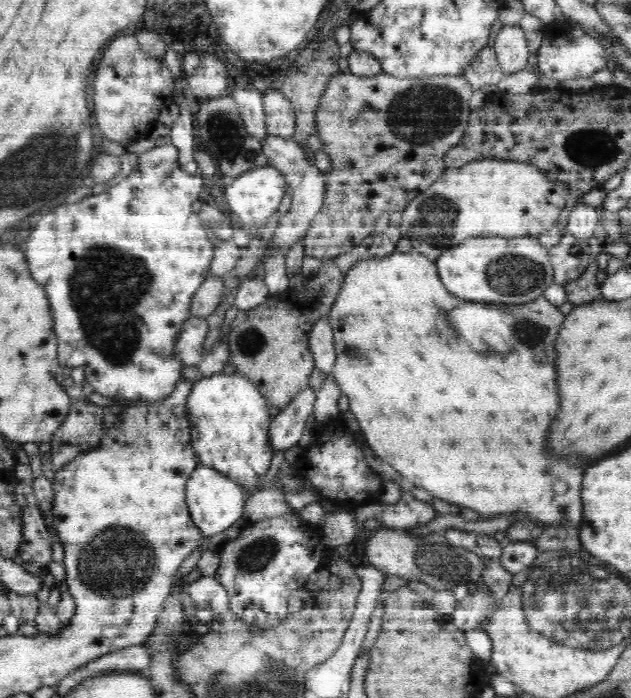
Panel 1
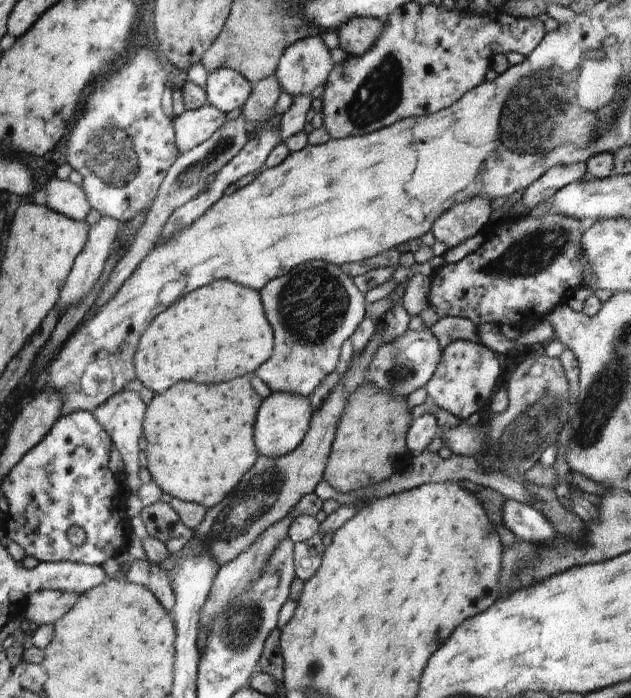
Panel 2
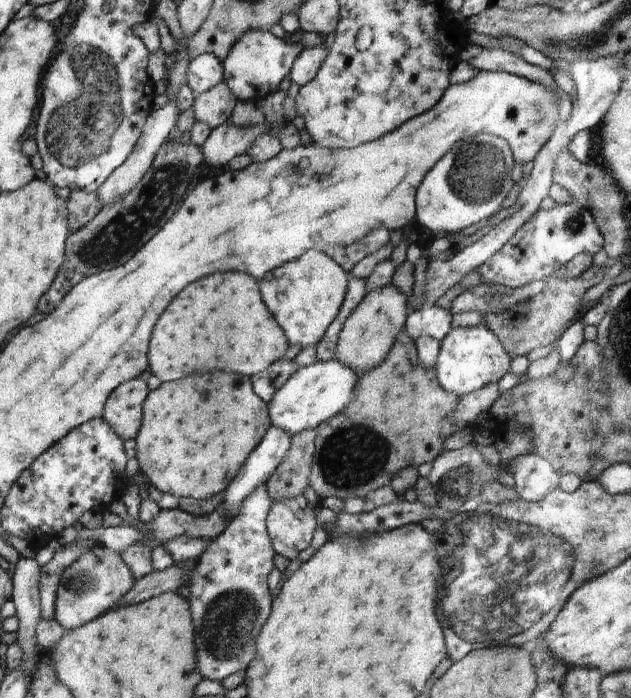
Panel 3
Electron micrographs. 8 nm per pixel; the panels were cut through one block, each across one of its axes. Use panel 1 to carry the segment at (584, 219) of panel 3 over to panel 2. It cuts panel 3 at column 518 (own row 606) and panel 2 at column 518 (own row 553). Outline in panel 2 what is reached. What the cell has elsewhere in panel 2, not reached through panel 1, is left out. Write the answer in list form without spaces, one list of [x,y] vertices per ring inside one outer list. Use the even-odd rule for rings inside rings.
[[[549,212],[541,217],[526,215],[514,224],[495,226],[488,233],[476,252],[465,256],[460,262],[445,264],[439,274],[431,279],[428,295],[434,312],[442,317],[462,317],[476,326],[486,323],[510,325],[521,328],[527,323],[542,322],[542,318],[555,310],[570,288],[583,285],[584,274],[579,262],[580,241],[584,231],[581,221]]]

